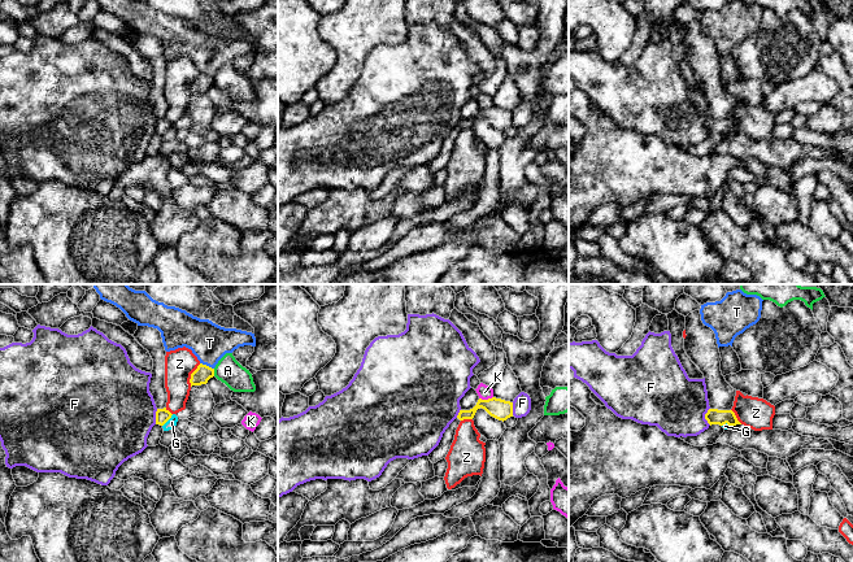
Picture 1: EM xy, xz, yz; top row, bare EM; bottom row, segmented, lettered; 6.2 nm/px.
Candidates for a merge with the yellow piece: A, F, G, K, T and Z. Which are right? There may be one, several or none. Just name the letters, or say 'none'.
none

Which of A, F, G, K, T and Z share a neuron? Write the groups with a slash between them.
A / F / G / K / T / Z

